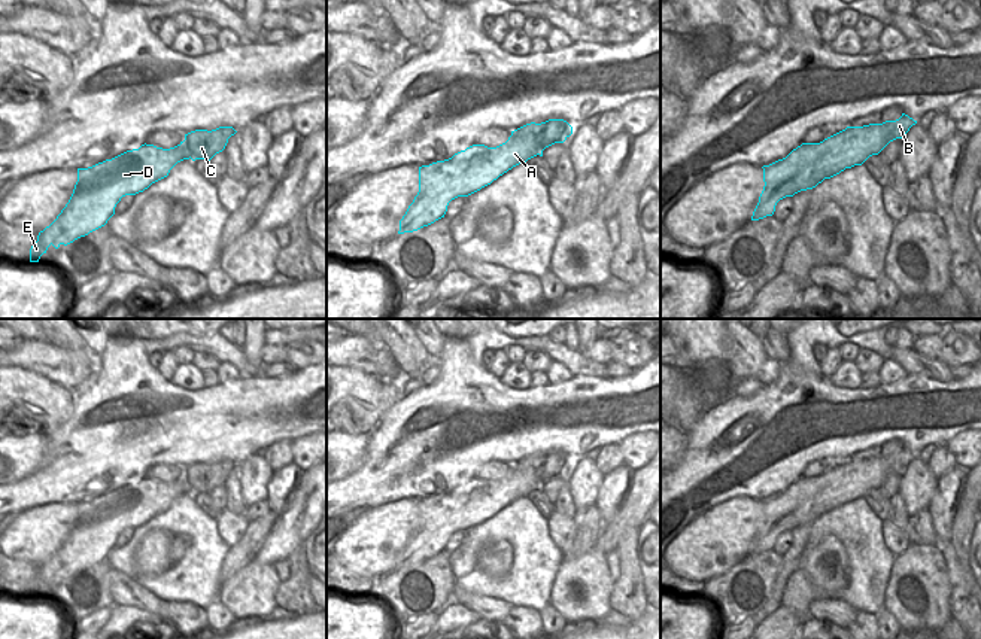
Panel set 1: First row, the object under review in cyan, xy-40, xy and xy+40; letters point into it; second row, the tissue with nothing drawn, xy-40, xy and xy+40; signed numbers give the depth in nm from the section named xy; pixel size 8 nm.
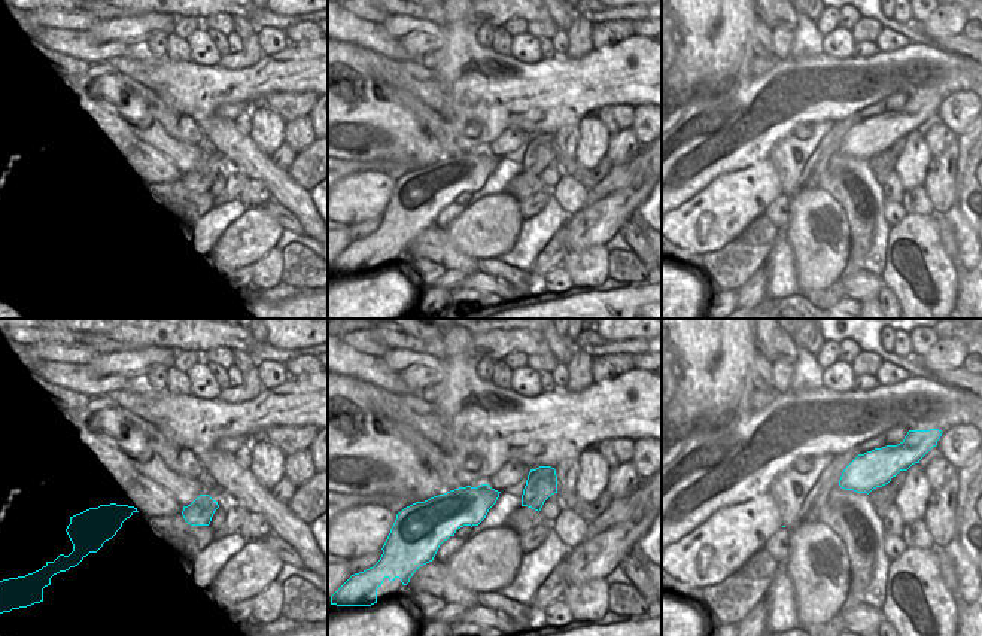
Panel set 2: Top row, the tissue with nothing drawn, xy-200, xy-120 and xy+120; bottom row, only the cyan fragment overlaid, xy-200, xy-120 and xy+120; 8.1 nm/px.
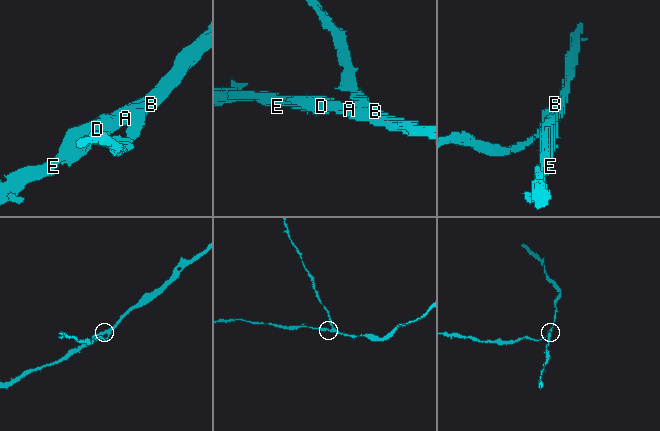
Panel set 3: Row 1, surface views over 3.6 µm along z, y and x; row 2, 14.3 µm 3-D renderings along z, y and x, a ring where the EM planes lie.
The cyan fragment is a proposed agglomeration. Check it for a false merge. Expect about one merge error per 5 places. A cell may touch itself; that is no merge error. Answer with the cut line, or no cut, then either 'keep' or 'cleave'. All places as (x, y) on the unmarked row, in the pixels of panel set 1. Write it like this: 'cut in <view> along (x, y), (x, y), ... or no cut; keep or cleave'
cut in xy along (543, 456), (549, 475), (565, 471); cleave

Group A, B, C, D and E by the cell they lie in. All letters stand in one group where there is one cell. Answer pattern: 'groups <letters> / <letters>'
groups A B D E / C

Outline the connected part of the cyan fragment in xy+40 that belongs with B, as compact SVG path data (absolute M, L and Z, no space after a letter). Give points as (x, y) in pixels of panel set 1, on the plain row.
M902 447L896 454L883 457L871 457L863 460L847 460L845 463L824 472L820 477L802 477L793 483L786 492L769 499L763 499L763 524L753 545L751 554L759 554L772 550L775 539L786 530L807 523L816 521L824 512L830 512L845 502L862 499L869 490L878 489L890 475L903 471L917 454Z

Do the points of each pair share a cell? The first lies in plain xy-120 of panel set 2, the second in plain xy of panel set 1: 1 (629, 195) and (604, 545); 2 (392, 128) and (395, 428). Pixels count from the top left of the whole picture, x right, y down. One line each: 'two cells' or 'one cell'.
1: one cell
2: two cells

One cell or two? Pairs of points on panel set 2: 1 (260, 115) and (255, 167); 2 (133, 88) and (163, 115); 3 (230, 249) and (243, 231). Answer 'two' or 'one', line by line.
1: two
2: one
3: one

